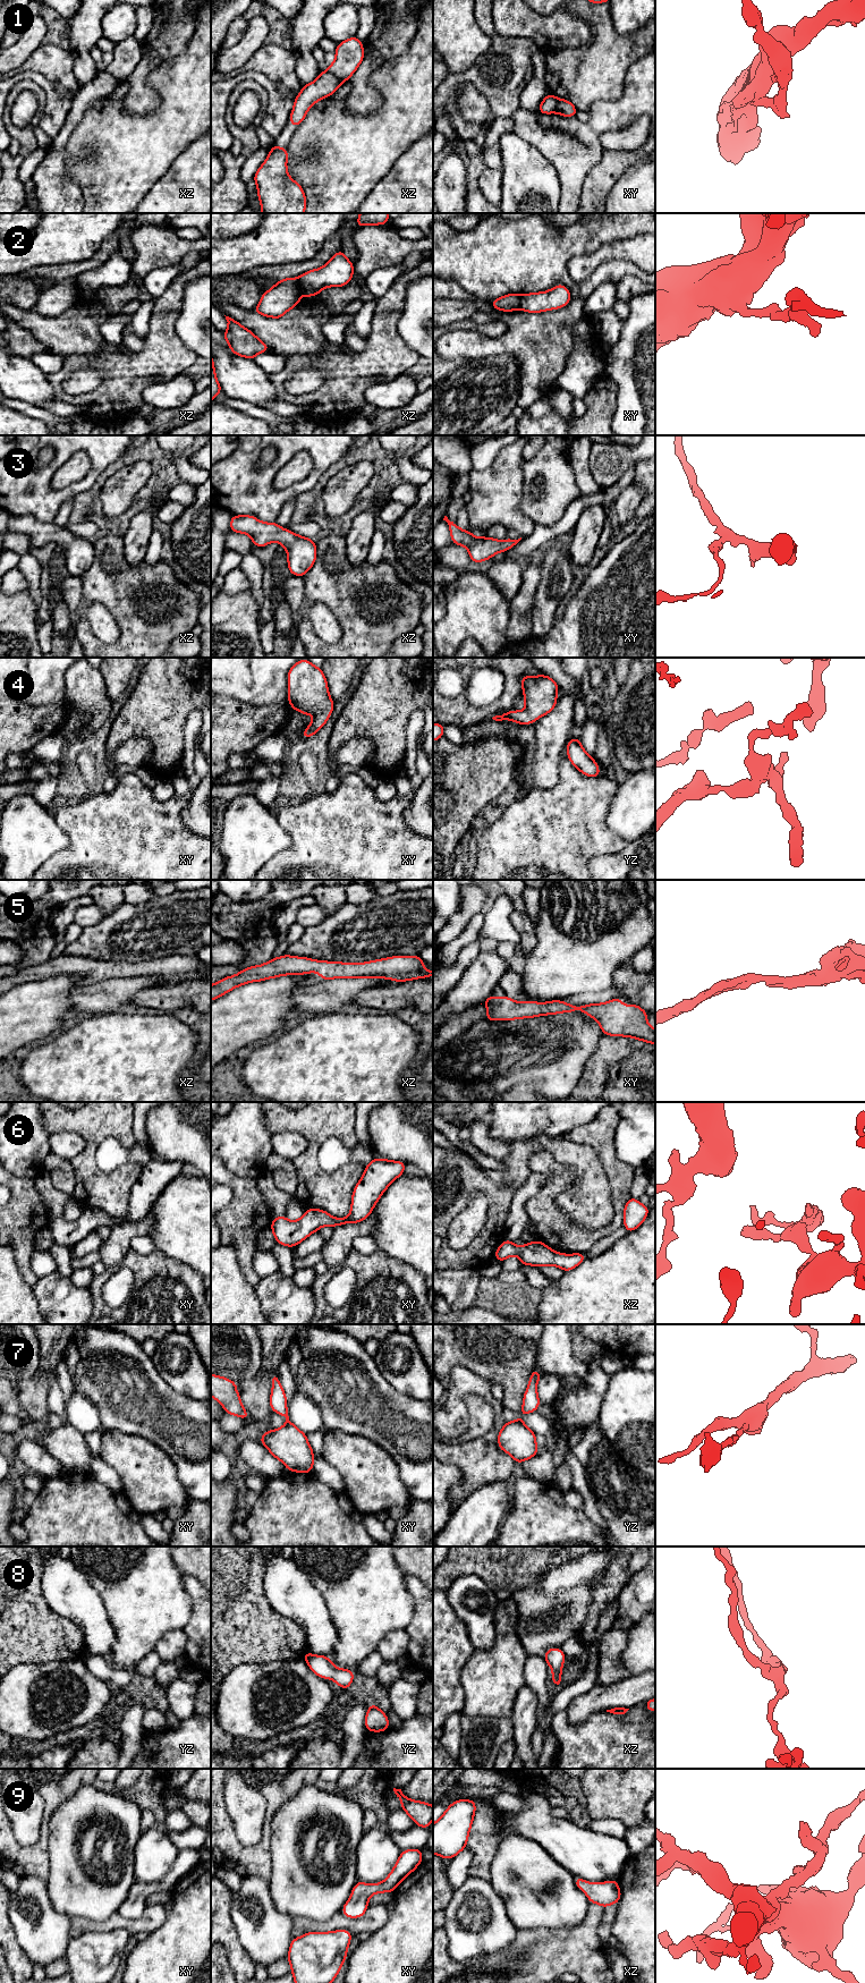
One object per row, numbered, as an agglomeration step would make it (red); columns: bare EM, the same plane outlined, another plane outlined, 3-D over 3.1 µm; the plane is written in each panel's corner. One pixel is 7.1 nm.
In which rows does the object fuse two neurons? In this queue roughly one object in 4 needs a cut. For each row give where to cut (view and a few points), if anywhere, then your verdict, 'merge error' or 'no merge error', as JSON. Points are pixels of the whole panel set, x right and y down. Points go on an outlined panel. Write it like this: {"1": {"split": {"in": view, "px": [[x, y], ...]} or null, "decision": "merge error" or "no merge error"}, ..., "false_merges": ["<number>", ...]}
{"1": {"split": {"in": "xz", "px": [[328, 69], [341, 82]]}, "decision": "merge error"}, "2": {"split": {"in": "xz", "px": [[296, 279], [300, 290]]}, "decision": "merge error"}, "3": {"split": null, "decision": "no merge error"}, "4": {"split": null, "decision": "no merge error"}, "5": {"split": null, "decision": "no merge error"}, "6": {"split": null, "decision": "no merge error"}, "7": {"split": null, "decision": "no merge error"}, "8": {"split": null, "decision": "no merge error"}, "9": {"split": null, "decision": "no merge error"}, "false_merges": ["1", "2"]}

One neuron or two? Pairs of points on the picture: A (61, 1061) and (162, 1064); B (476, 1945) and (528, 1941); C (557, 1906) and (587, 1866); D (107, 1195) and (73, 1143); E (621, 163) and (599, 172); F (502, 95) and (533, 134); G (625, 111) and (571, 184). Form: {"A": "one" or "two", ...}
{"A": "one", "B": "two", "C": "two", "D": "two", "E": "one", "F": "two", "G": "one"}

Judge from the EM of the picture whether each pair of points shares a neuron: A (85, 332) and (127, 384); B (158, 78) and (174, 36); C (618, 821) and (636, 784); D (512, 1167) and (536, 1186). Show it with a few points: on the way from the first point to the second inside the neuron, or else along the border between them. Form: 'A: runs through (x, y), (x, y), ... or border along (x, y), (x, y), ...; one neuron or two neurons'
A: border along (107, 342), (94, 356), (74, 356); two neurons
B: border along (186, 48), (154, 69), (146, 83); two neurons
C: runs through (627, 812), (636, 803), (636, 793); one neuron
D: border along (533, 1174), (516, 1192), (511, 1201); two neurons

